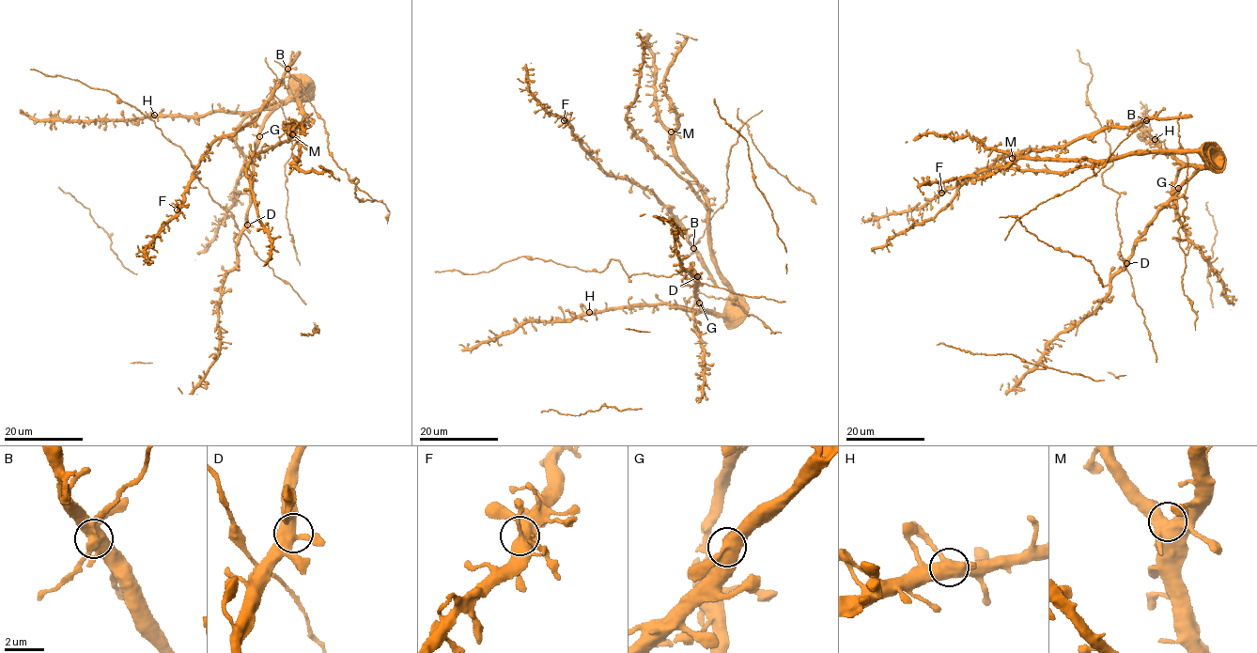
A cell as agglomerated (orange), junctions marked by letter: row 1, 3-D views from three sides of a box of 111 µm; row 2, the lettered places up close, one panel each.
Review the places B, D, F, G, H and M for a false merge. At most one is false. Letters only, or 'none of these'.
B

